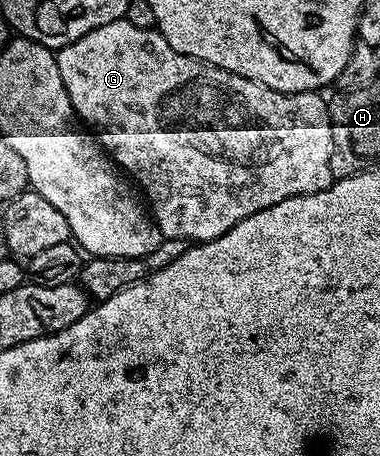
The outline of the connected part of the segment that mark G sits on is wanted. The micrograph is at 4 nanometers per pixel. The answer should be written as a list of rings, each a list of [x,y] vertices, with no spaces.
[[[124,19],[88,31],[88,35],[76,39],[76,43],[57,50],[56,56],[60,67],[60,79],[64,79],[68,99],[72,103],[75,113],[78,114],[79,122],[97,137],[98,144],[106,150],[115,166],[131,182],[137,185],[138,181],[137,188],[148,206],[149,216],[158,226],[158,230],[162,232],[163,238],[187,243],[211,241],[224,235],[236,223],[240,223],[256,211],[271,209],[273,205],[284,199],[319,193],[334,184],[336,180],[330,170],[330,156],[332,155],[330,107],[327,98],[325,96],[322,98],[321,92],[281,93],[272,87],[256,83],[252,79],[244,79],[235,73],[217,69],[215,65],[205,65],[202,61],[172,48],[157,28],[132,27],[132,23],[128,23]]]

